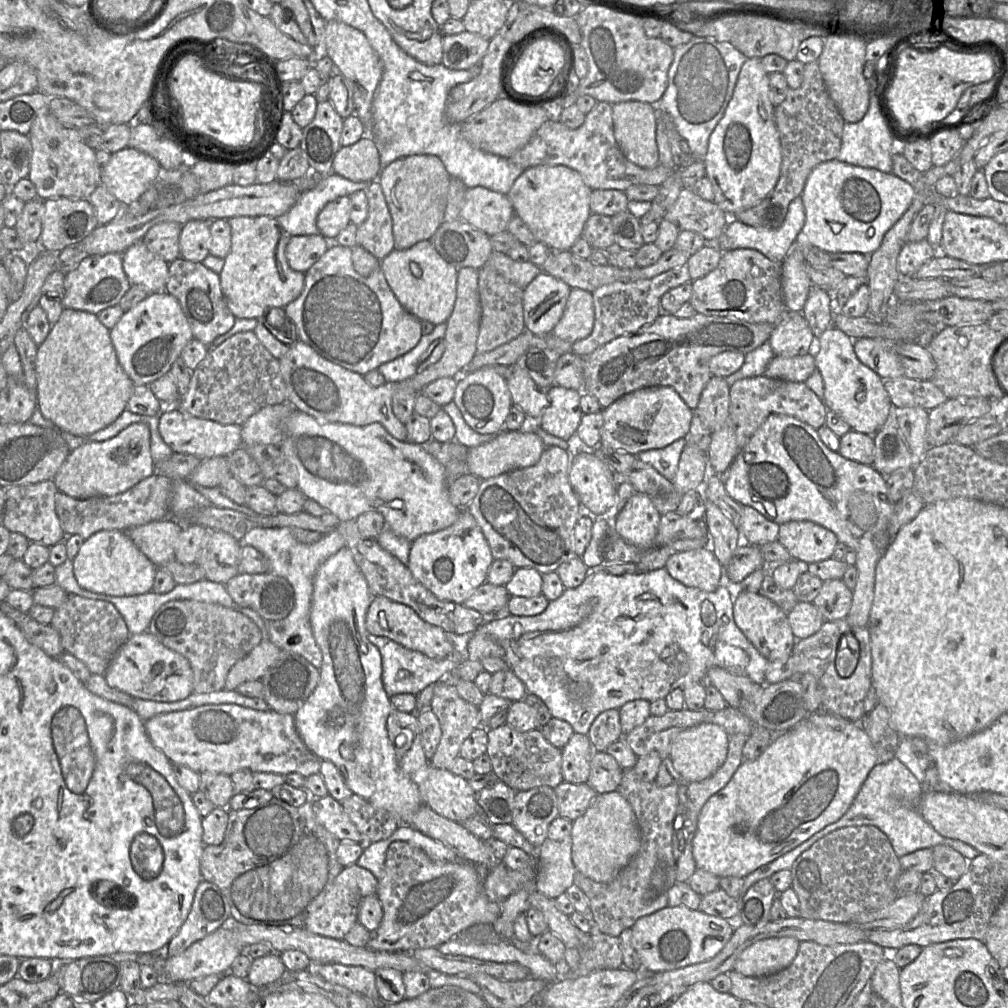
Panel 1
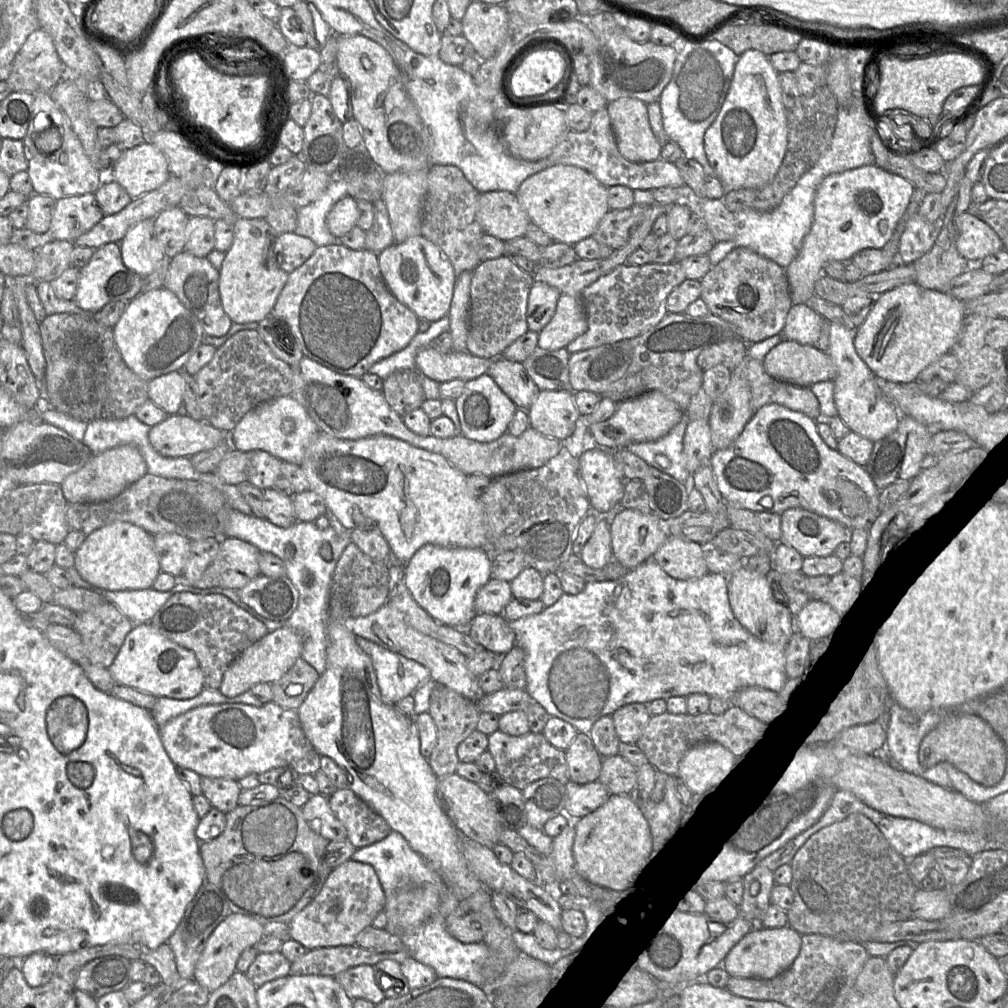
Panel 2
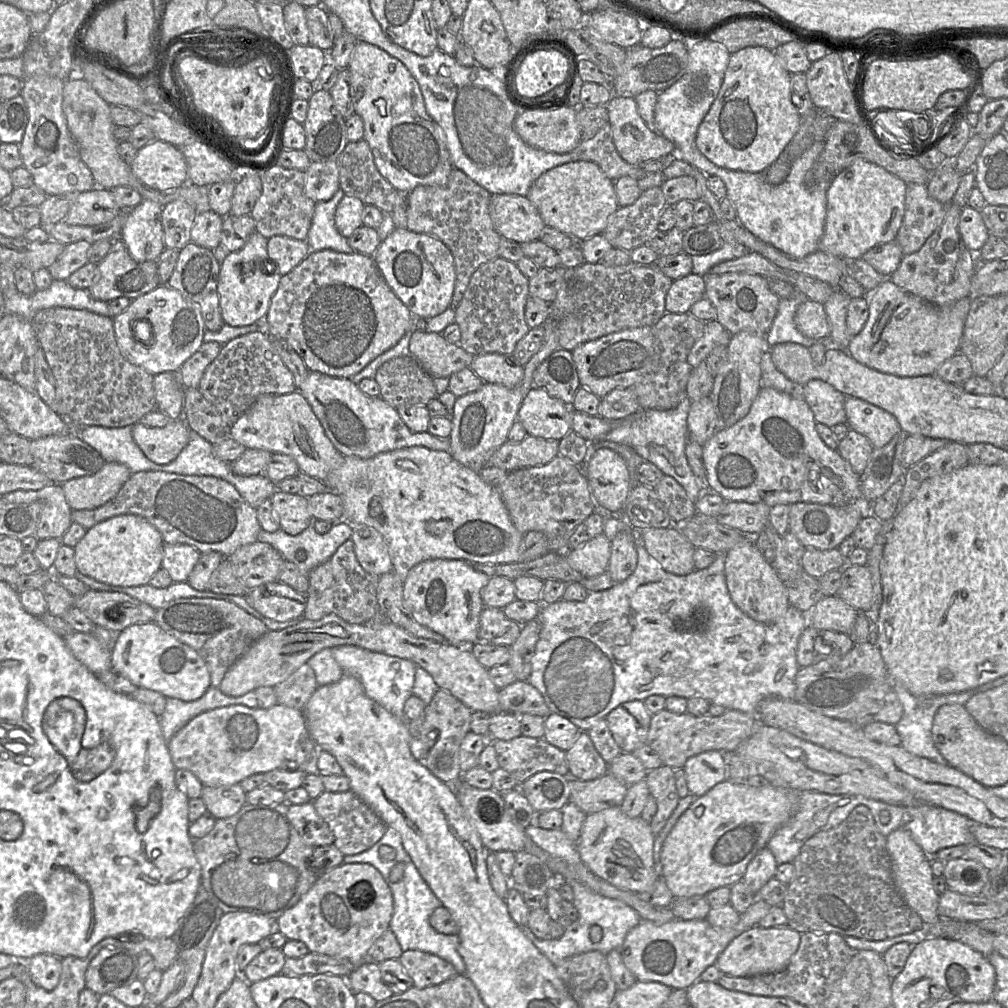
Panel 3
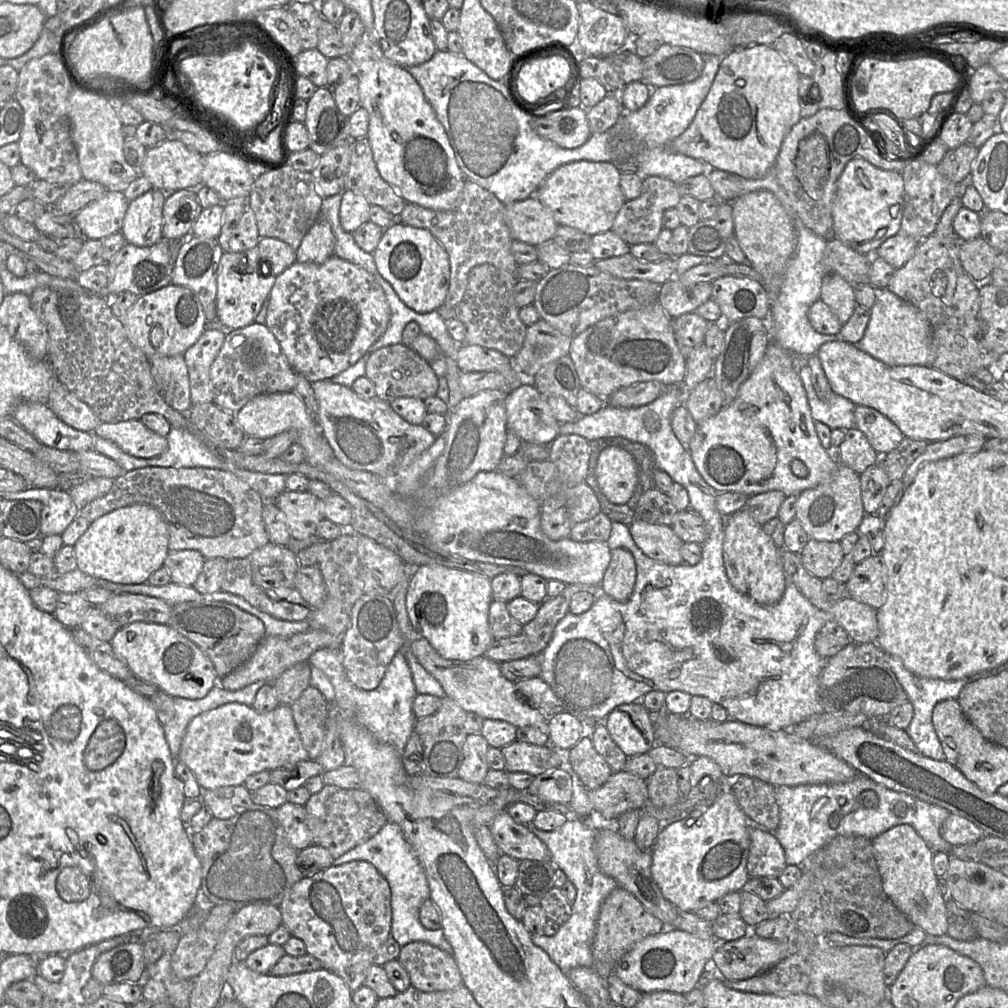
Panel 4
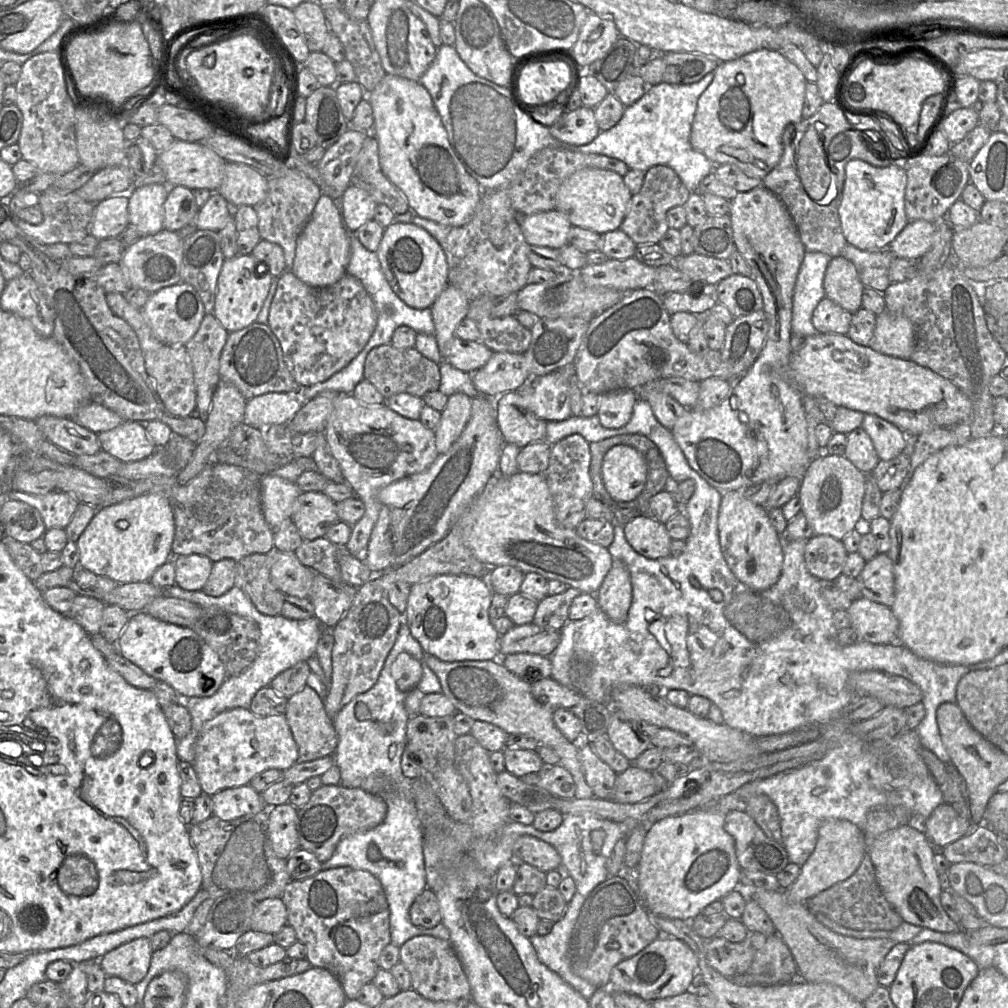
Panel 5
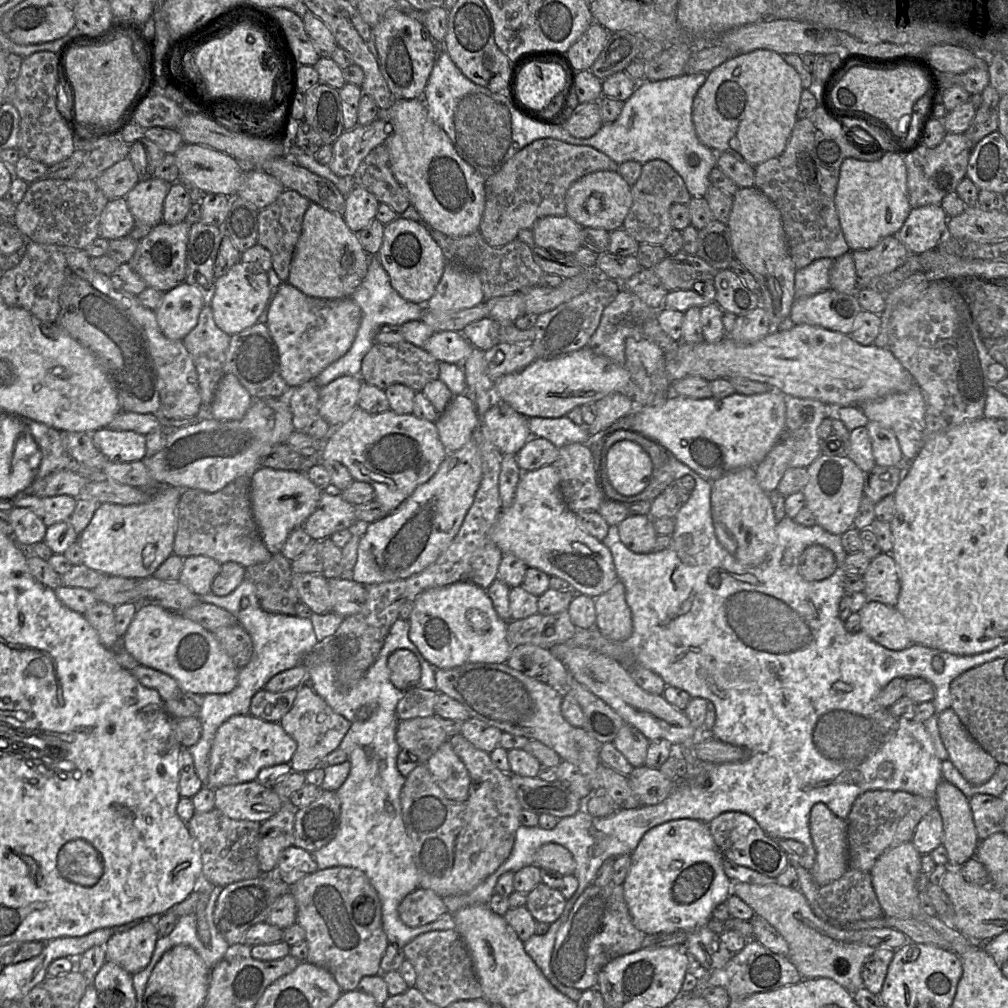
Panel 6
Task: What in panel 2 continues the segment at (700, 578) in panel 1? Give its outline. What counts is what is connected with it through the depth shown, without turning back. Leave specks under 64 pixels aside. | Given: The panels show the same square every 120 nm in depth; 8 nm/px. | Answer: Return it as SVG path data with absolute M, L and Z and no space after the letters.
M669 536L655 552L653 559L674 579L698 579L709 573L706 550L707 547L699 543Z

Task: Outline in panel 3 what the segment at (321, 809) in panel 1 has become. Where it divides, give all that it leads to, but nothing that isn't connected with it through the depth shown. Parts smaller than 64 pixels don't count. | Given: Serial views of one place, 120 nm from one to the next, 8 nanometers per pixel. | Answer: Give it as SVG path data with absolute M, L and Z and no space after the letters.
M312 801L305 804L289 804L288 817L306 844L318 847L334 843L332 831L318 815Z

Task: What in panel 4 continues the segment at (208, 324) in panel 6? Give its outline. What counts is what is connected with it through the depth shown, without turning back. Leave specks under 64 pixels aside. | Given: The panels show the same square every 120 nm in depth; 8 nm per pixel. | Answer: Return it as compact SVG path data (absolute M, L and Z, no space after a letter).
M206 328L199 339L183 353L193 405L213 402L210 367L223 345L225 336L221 330Z

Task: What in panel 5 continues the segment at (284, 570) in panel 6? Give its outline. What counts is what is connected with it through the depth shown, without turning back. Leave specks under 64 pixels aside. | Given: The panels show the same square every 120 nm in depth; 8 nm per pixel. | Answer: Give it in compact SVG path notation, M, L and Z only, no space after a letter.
M271 553L251 554L237 562L235 585L242 589L257 610L265 615L278 616L286 595L271 581Z

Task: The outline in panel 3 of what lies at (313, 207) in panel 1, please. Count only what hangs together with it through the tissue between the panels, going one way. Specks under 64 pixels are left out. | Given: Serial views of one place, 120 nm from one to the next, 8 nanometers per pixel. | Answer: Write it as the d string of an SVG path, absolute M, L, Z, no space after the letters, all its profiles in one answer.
M340 188L328 201L317 202L312 223L308 232L307 242L311 251L333 250L342 253L353 253L348 238L336 228L335 212L345 193Z

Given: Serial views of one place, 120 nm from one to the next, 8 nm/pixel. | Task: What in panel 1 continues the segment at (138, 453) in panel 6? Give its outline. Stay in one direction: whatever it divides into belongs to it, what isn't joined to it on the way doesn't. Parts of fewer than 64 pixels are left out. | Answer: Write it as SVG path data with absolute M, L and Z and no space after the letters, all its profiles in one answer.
M177 405L164 406L159 414L158 430L173 452L191 454L200 459L226 457L242 445L240 425L225 425L213 420L190 416L182 412Z

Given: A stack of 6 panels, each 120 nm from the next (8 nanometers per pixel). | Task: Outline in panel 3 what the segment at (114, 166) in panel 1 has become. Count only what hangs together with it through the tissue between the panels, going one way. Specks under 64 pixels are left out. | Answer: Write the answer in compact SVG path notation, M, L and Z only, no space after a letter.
M160 139L140 148L129 165L141 182L157 190L188 183L187 162L181 149Z

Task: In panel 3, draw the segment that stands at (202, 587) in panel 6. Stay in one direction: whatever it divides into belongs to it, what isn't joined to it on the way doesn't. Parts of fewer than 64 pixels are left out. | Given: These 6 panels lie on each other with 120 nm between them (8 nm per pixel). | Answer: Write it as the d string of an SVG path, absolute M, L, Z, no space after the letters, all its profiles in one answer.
M166 544L161 568L169 574L173 582L186 582L200 556L201 553L188 544Z

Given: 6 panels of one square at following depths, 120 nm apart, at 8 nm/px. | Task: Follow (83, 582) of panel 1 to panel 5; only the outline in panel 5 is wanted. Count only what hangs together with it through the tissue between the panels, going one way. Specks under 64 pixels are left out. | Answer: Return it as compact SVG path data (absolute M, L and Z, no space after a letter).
M148 493L122 502L96 509L76 544L79 549L79 566L94 574L106 576L118 584L148 581L154 571L172 559L175 521L168 498L161 493Z

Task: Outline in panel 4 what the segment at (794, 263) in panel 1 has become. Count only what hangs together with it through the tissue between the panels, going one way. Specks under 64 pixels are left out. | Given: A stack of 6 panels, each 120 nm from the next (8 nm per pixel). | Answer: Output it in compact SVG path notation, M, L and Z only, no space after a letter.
M866 159L847 163L837 182L832 218L834 238L852 250L866 255L870 265L876 250L900 232L904 208L904 179L901 173L880 169Z

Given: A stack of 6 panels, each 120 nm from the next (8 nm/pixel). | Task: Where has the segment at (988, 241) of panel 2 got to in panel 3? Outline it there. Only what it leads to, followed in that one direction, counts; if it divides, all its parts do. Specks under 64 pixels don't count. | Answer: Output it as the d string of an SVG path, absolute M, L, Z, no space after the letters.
M965 206L961 210L958 231L965 246L973 253L978 253L989 237L989 231L980 211Z

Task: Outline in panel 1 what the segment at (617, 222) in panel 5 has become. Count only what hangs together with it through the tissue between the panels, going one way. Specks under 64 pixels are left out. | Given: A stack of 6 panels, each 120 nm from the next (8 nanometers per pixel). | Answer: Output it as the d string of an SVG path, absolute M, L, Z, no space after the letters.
M542 165L526 169L514 182L507 193L515 214L529 227L537 242L542 242L552 251L568 251L581 237L583 227L590 217L592 189L586 185L576 170L564 165Z

